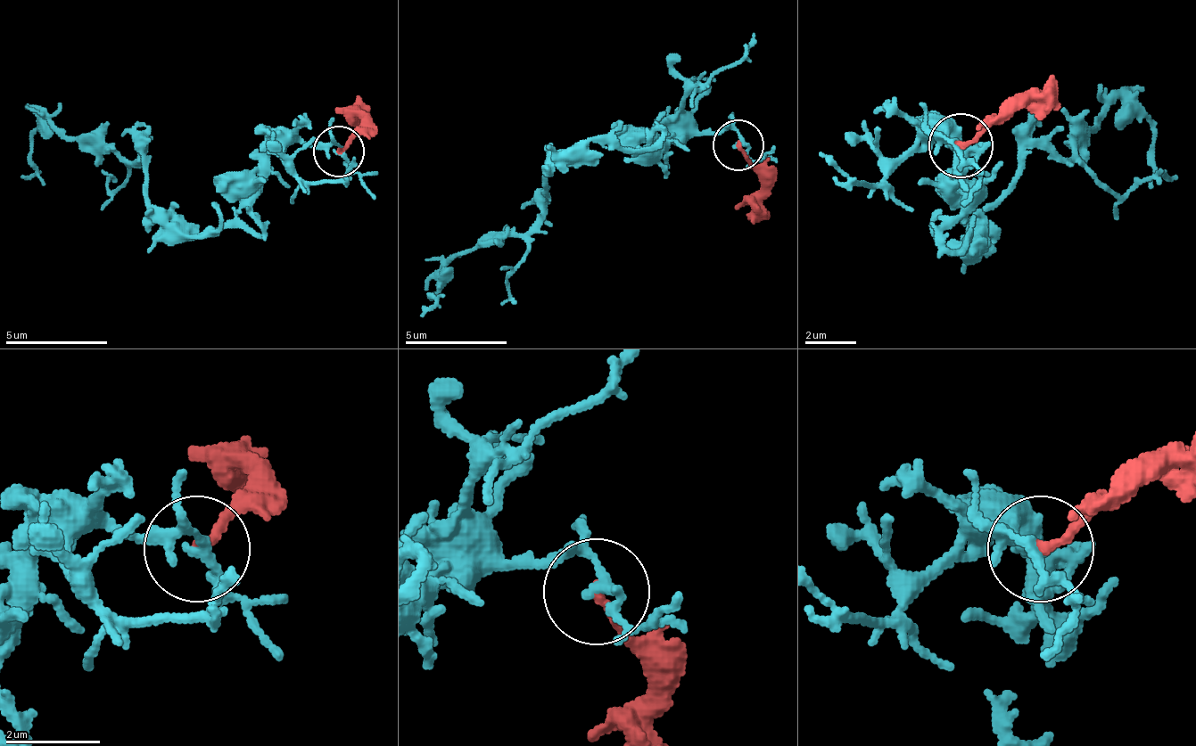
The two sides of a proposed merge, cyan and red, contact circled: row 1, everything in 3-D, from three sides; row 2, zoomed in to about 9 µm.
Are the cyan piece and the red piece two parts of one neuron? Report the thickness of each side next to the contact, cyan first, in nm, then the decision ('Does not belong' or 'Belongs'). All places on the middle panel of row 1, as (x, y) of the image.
Thickness 170 nm (cyan) against 190 nm. Does not belong

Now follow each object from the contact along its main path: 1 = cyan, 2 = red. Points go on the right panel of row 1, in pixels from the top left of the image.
1: (962, 147), (943, 134), (969, 250), (1026, 153), (1065, 159), (1110, 109), (1155, 134), (1155, 166), (1175, 179)
2: (962, 147), (994, 121), (1059, 83)

